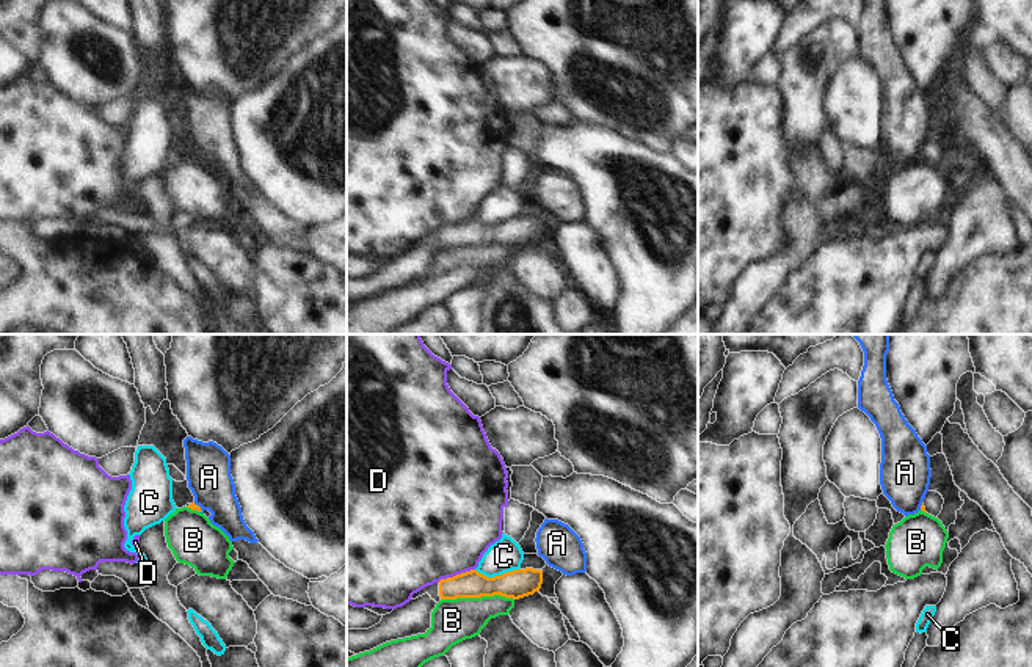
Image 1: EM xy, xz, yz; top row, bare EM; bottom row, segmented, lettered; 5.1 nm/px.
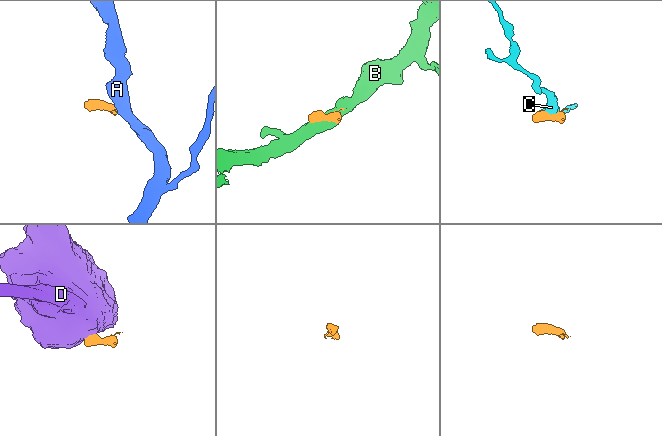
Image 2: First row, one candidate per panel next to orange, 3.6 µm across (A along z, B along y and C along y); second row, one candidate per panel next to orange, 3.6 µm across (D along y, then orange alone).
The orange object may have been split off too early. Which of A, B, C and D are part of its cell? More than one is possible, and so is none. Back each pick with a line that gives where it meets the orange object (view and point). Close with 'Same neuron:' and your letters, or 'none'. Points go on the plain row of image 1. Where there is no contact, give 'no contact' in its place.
Same neuron: none

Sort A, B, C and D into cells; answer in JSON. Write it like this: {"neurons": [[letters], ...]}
{"neurons": [["A"], ["B"], ["C"], ["D"]]}

